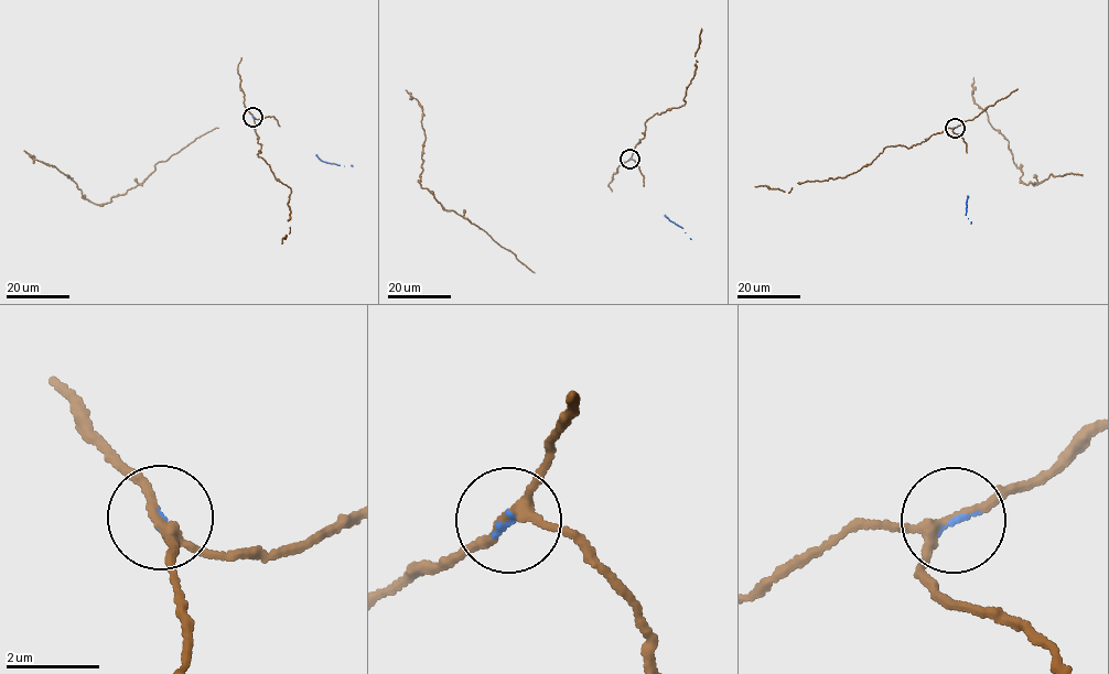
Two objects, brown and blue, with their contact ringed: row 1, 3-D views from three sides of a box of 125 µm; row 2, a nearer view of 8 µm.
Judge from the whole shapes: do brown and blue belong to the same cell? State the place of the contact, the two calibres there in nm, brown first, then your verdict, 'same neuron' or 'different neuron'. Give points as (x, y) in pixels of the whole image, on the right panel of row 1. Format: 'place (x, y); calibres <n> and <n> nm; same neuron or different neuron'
place (955, 128); calibres 180 and 110 nm; same neuron

